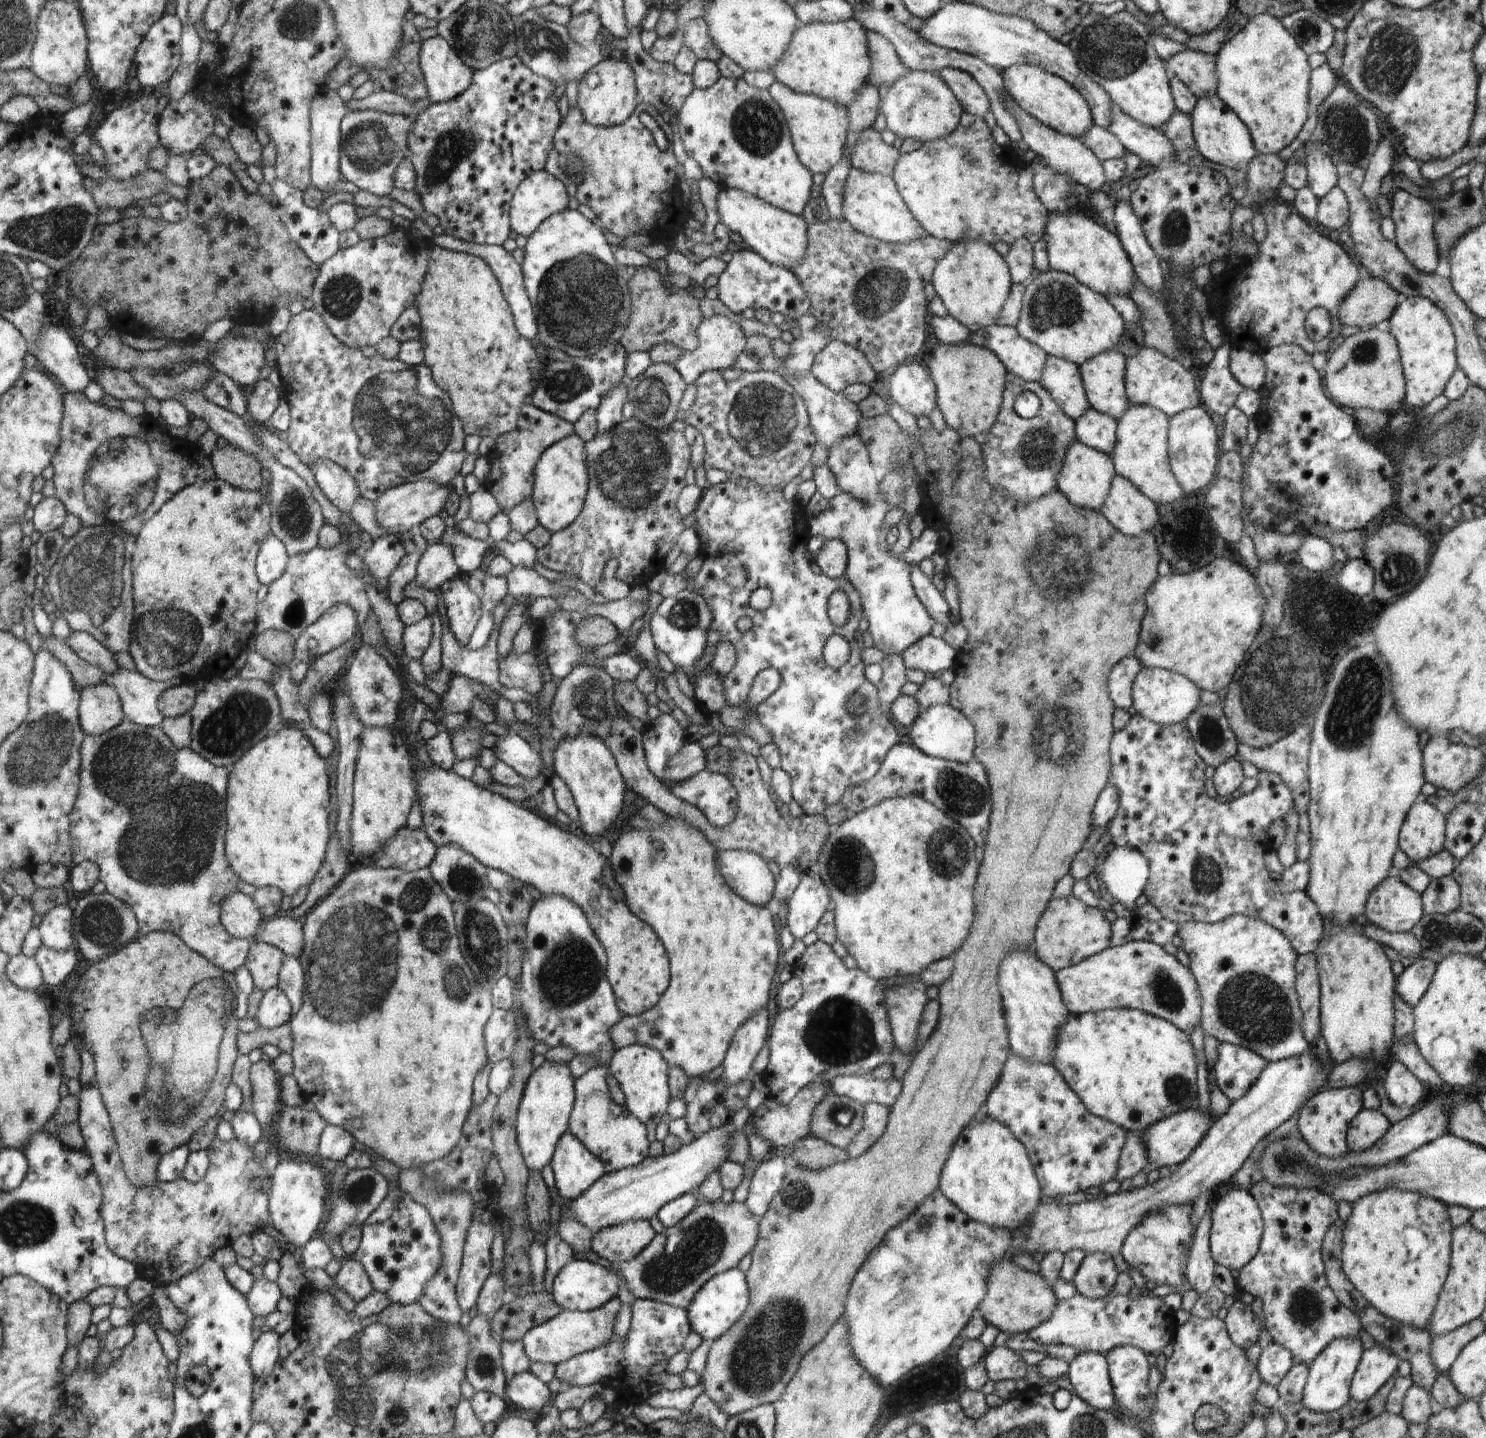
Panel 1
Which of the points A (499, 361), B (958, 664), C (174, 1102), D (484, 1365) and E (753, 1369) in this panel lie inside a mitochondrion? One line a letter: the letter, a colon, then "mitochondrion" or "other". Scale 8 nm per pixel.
A: other
B: other
C: mitochondrion
D: mitochondrion
E: mitochondrion

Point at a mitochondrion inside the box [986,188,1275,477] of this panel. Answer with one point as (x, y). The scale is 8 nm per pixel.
(1056, 305)

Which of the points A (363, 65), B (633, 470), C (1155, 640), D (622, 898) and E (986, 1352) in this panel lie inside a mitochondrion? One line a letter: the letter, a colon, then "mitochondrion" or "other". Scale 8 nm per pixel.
A: other
B: mitochondrion
C: mitochondrion
D: other
E: other

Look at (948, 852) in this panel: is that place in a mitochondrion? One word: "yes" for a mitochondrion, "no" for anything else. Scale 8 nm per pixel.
yes

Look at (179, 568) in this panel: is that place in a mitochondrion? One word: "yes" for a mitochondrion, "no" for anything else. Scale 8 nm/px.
no

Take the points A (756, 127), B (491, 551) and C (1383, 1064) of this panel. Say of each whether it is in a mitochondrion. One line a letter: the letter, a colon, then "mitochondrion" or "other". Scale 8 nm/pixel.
A: mitochondrion
B: other
C: other

